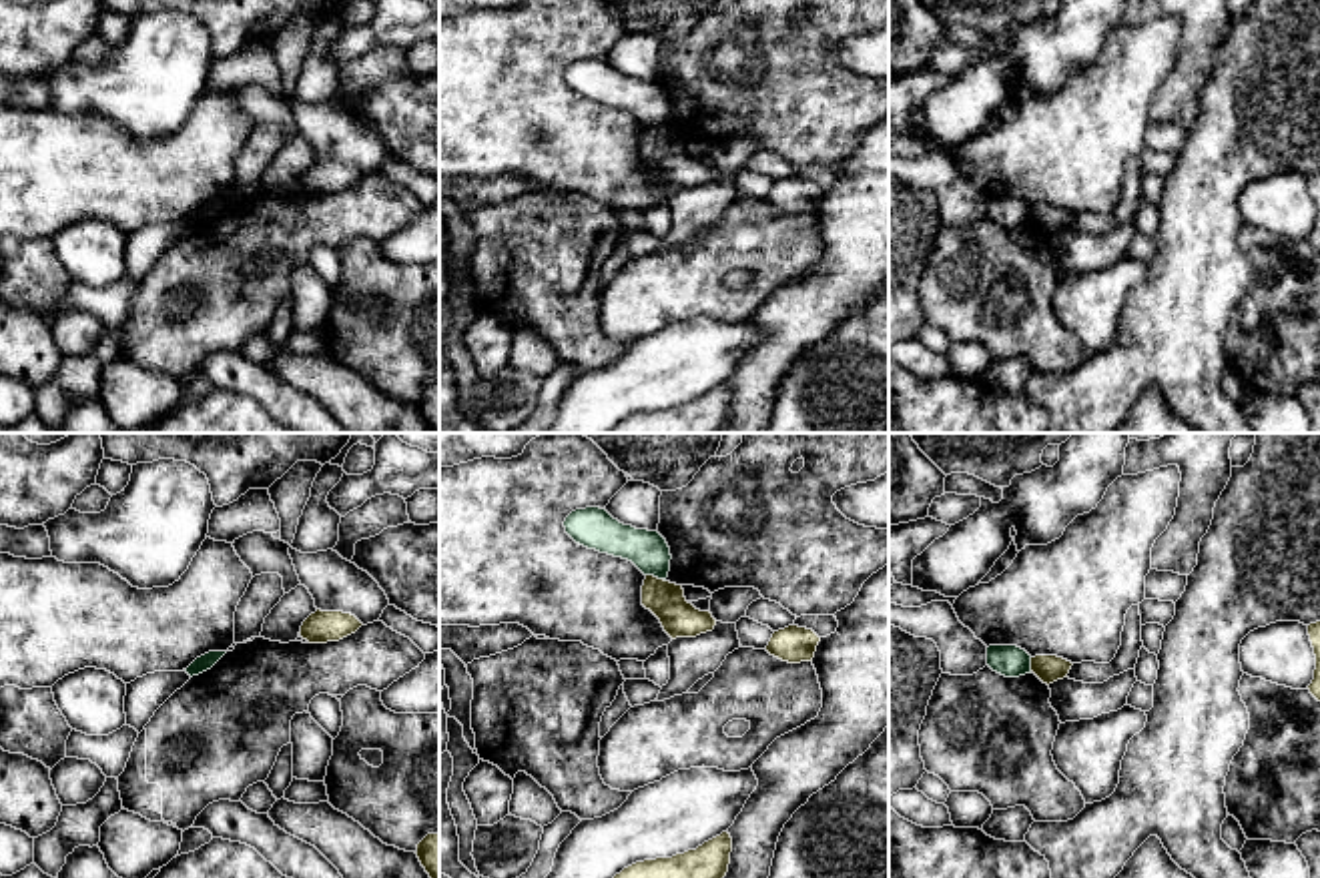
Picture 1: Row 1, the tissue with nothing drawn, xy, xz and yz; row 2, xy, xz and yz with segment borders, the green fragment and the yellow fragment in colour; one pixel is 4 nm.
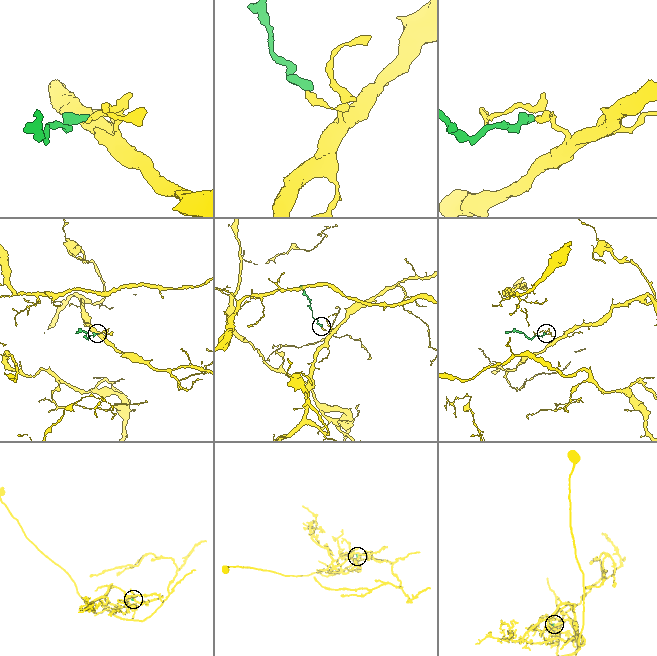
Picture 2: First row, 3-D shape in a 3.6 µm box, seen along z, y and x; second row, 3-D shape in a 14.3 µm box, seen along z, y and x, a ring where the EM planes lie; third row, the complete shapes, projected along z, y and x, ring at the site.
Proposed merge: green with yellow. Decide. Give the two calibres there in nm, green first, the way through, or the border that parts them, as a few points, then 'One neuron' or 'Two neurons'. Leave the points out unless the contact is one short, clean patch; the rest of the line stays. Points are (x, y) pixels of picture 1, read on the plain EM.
Thickness 160 nm (green) against 150 nm. Boundary: xz (646, 125), (665, 133). Two neurons

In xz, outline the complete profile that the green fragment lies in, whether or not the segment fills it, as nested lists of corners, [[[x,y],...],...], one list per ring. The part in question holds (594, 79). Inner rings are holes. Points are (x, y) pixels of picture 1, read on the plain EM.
[[[600,58],[572,62],[564,78],[576,94],[628,110],[644,126],[666,132],[672,106],[666,90],[658,82],[624,76]]]

